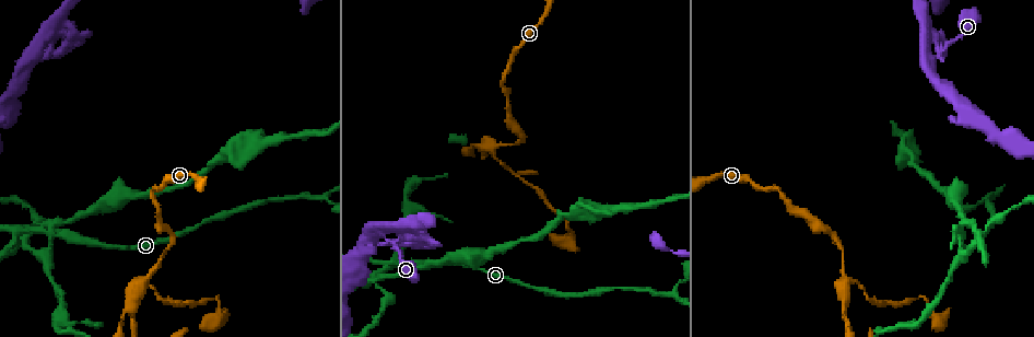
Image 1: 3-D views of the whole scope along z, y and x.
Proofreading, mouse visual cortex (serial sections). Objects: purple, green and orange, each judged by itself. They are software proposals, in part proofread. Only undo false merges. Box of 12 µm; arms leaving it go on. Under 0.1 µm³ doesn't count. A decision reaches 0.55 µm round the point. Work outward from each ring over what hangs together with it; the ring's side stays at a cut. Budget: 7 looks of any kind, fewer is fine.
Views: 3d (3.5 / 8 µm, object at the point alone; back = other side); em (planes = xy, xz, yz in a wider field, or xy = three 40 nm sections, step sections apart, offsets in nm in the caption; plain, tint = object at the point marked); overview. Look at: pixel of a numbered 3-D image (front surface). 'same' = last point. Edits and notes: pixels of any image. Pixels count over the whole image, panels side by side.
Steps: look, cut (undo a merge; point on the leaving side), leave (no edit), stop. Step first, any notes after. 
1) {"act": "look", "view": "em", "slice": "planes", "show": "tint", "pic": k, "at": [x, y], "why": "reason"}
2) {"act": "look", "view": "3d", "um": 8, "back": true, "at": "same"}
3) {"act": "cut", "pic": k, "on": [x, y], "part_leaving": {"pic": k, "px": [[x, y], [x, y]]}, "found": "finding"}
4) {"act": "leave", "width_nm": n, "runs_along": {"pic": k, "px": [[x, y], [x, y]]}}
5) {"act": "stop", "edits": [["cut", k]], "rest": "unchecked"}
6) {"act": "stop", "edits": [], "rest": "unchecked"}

{"act": "look", "view": "3d", "um": 8, "pic": 1, "at": [54, 54], "why": "abrupt turn"}

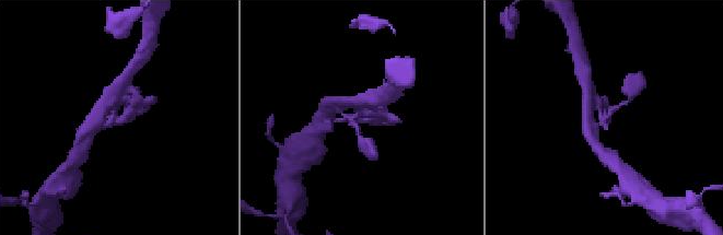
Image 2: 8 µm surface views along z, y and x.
{"act": "look", "view": "em", "slice": "xy", "step": 5, "show": "tint", "pic": 2, "at": [362, 121], "why": "shape alone is not enough"}

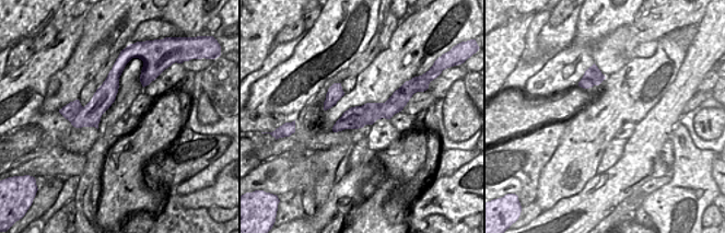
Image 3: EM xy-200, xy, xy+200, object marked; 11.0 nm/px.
{"act": "leave", "runs_along": {"pic": 2, "px": [[358, 130], [353, 117], [384, 115]]}, "found": "one cell here"}

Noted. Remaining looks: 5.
{"act": "look", "view": "3d", "um": 8, "pic": 1, "at": [55, 232], "why": "four or more arms meet"}

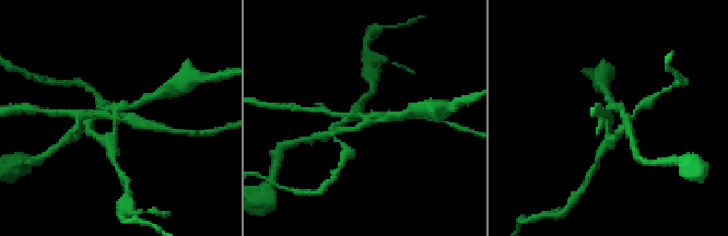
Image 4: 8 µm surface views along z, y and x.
{"act": "look", "view": "3d", "um": 3.5, "pic": 4, "at": [610, 113]}

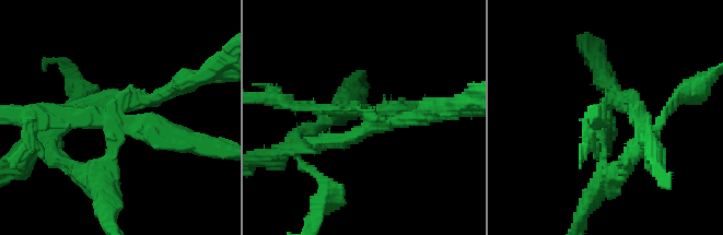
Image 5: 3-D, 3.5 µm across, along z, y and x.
{"act": "look", "view": "em", "slice": "xy", "step": 2, "show": "tint", "pic": 5, "at": [368, 113]}

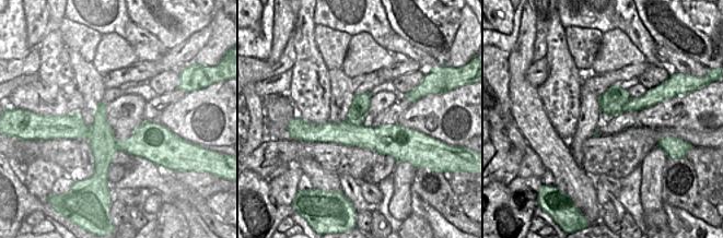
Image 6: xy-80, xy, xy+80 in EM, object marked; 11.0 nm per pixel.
{"act": "cut", "pic": 5, "on": [338, 144], "width_nm": 320, "part_leaving": {"pic": 5, "px": [[119, 115], [203, 75]]}, "found": "a second cell is stuck on"}

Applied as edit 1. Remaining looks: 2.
{"act": "stop", "edits": [["cut", 5]], "rest": "unchecked"}

